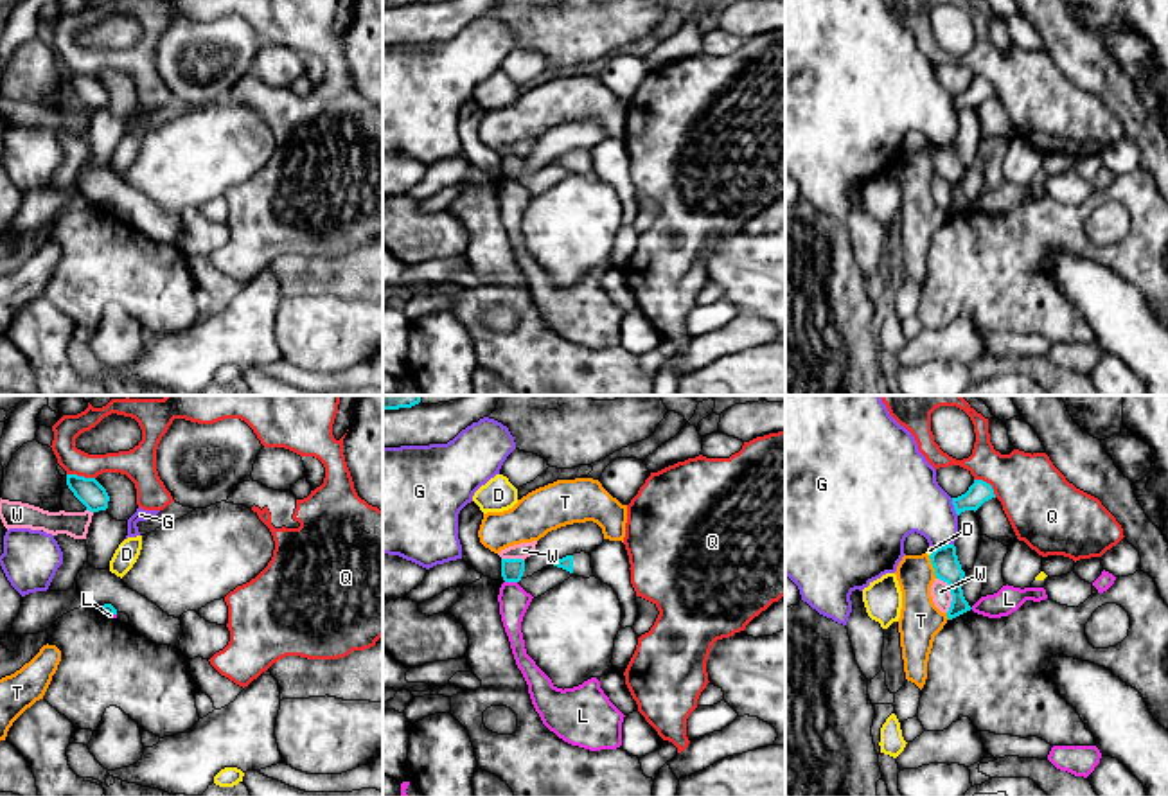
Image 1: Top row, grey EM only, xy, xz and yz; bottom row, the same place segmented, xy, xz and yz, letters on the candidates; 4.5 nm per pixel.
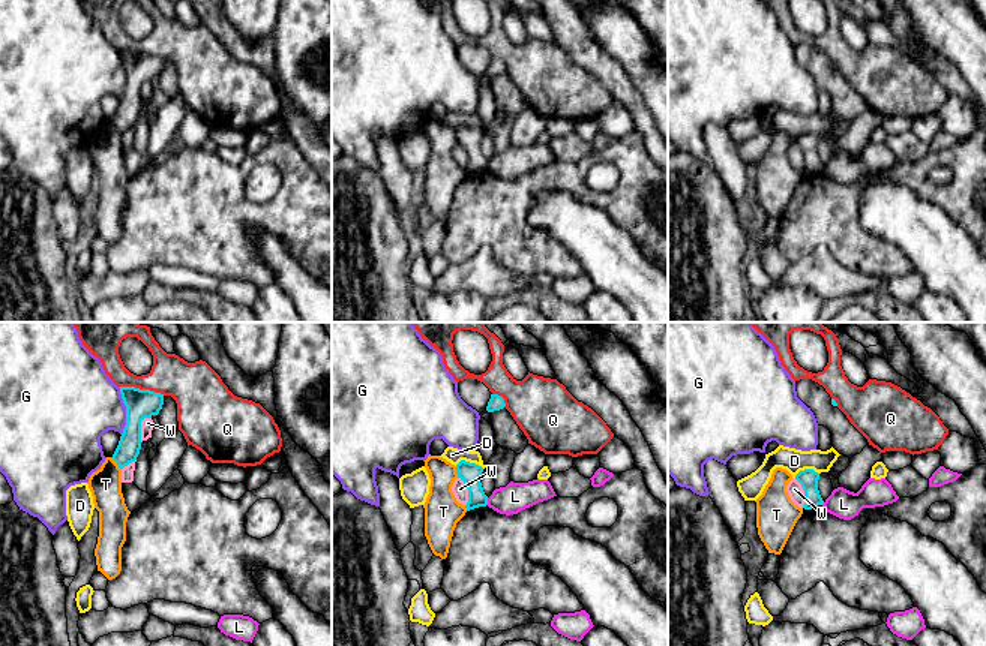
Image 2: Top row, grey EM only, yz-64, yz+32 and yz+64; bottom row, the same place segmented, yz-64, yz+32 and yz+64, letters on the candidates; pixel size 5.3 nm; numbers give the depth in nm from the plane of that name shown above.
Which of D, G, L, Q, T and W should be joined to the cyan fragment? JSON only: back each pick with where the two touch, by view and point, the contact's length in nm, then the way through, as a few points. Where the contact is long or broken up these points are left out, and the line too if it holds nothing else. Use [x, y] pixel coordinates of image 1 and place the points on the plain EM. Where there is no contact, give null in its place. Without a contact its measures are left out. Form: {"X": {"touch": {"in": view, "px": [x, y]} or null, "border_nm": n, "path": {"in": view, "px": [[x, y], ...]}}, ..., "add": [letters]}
{"add": []}

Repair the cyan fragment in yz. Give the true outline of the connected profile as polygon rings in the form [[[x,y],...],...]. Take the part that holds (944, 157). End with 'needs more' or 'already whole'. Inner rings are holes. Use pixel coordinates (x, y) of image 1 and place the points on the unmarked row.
[[[945,142],[940,146],[934,146],[934,149],[929,153],[931,162],[934,165],[936,176],[943,178],[951,185],[952,199],[947,208],[947,216],[952,217],[972,205],[963,194],[961,180],[965,174],[965,169],[961,167],[961,162],[956,153],[956,144],[954,142]]]; already whole

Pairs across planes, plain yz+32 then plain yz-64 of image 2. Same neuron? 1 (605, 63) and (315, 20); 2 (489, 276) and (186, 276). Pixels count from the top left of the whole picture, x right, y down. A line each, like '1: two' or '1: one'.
1: two
2: two

